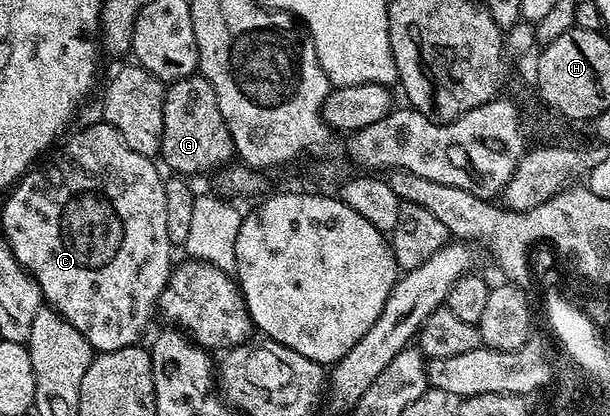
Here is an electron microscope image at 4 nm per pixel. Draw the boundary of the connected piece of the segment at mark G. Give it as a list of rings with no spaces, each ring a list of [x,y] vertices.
[[[193,75],[184,77],[181,81],[173,81],[164,90],[164,103],[162,107],[162,143],[160,153],[169,165],[171,172],[176,175],[189,175],[188,173],[208,173],[219,170],[233,160],[234,150],[232,136],[226,127],[226,119],[222,119],[222,110],[218,108],[218,95],[214,87],[205,77]]]

